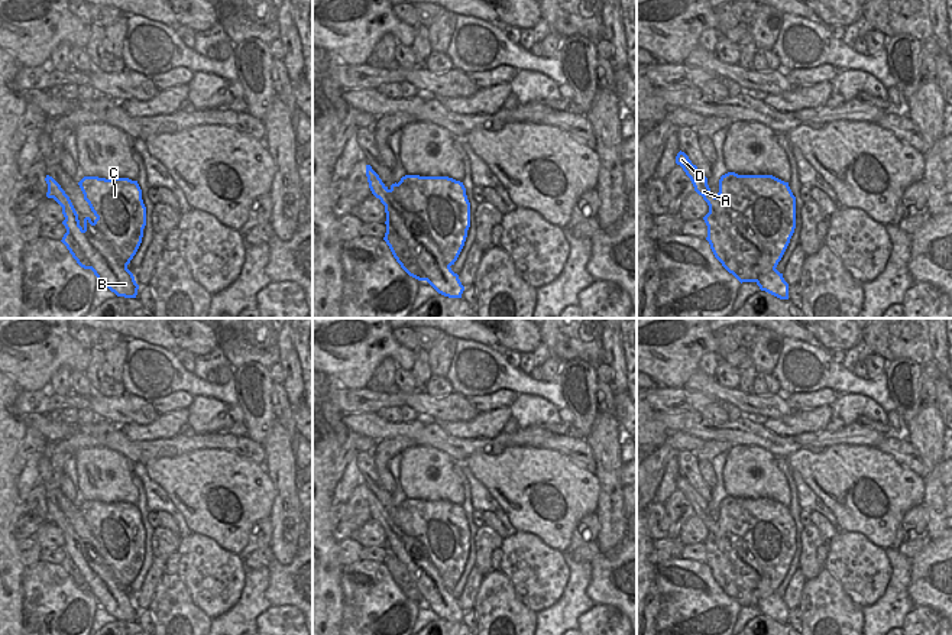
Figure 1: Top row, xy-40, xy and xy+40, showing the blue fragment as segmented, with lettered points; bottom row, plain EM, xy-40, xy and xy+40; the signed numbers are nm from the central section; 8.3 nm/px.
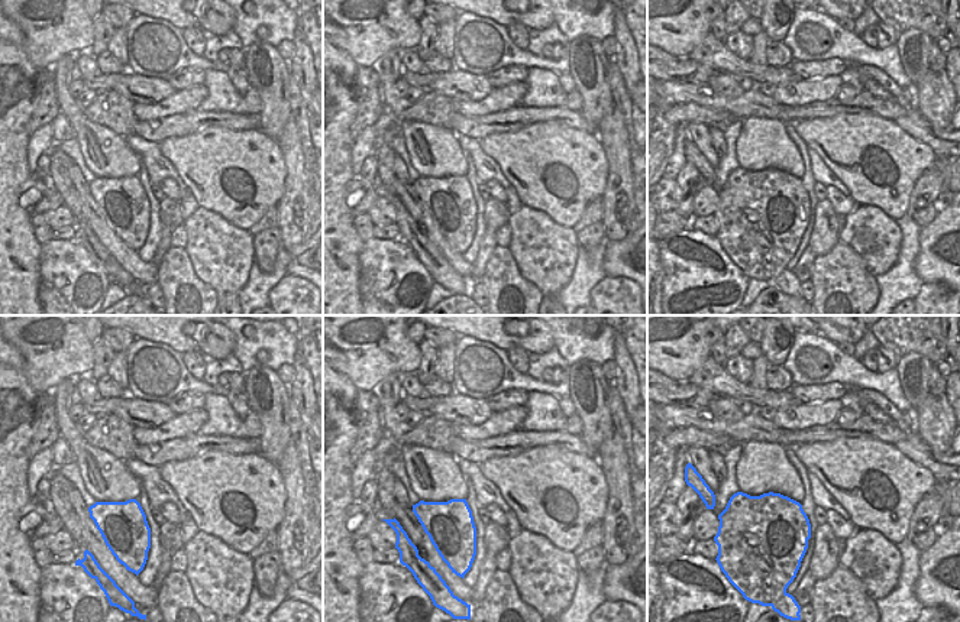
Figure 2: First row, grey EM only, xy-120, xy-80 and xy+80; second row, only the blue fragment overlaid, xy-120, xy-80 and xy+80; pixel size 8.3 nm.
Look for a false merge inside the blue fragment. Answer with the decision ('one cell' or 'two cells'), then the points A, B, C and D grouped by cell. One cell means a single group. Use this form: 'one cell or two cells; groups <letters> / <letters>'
two cells; groups A B D / C

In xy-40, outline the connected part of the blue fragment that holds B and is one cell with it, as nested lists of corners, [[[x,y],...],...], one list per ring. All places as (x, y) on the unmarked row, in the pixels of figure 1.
[[[46,499],[45,505],[48,508],[46,521],[54,522],[62,531],[62,538],[65,541],[62,548],[81,570],[97,605],[106,609],[117,621],[136,622],[139,609],[136,608],[133,597],[127,593],[127,589],[123,587],[119,580],[111,581],[106,576],[107,568],[101,568],[85,558],[80,550],[75,532],[61,509],[49,499]]]

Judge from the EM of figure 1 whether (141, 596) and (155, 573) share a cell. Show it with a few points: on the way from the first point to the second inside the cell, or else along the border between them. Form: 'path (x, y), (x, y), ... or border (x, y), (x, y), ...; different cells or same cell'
path (146, 590), (151, 579); same cell

